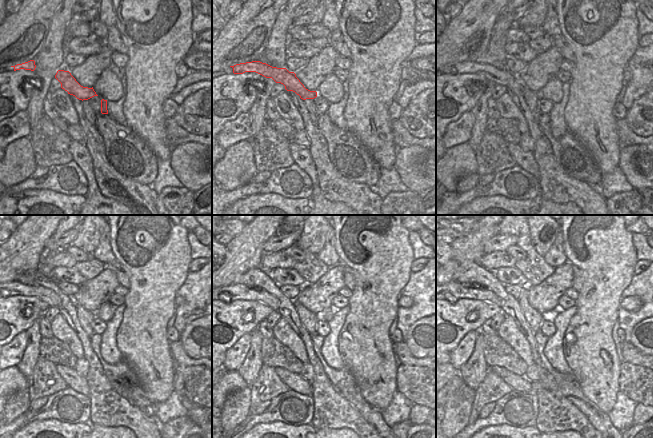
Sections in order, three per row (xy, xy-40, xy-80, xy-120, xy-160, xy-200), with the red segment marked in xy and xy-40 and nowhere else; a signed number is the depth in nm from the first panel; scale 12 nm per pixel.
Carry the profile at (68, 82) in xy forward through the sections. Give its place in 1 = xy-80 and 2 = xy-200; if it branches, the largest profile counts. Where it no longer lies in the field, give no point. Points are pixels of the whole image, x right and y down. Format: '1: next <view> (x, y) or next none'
1: next xy-80 (503, 77)
2: next xy-200 (459, 290)

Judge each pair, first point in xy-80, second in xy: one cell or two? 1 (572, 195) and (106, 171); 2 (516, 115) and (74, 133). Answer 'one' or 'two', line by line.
1: one
2: two

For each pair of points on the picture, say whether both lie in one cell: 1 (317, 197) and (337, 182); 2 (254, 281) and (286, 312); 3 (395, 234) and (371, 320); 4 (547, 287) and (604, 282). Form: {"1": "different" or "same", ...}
{"1": "different", "2": "same", "3": "same", "4": "different"}

